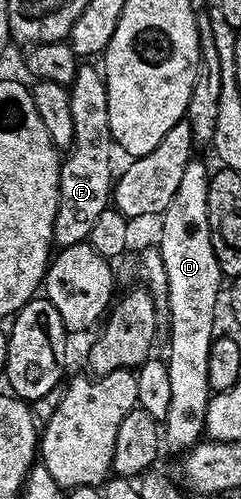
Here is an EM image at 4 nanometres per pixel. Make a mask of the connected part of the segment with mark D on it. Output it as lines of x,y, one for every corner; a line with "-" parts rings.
200,158
190,159
187,169
183,169
183,178
179,180
179,189
175,189
175,197
171,197
171,205
167,205
165,214
160,216
161,243
159,250
163,257
163,269
167,269
167,285
169,286
169,376
171,377
171,409
167,409
167,417
163,421
163,439
173,447
188,449
194,447
205,435
205,418
207,405
211,398
207,381
207,357
215,338
213,322
217,319
217,298
222,298
223,276
219,269
217,250
213,247
213,227
209,223
207,209
207,189
209,188
210,168
205,168

